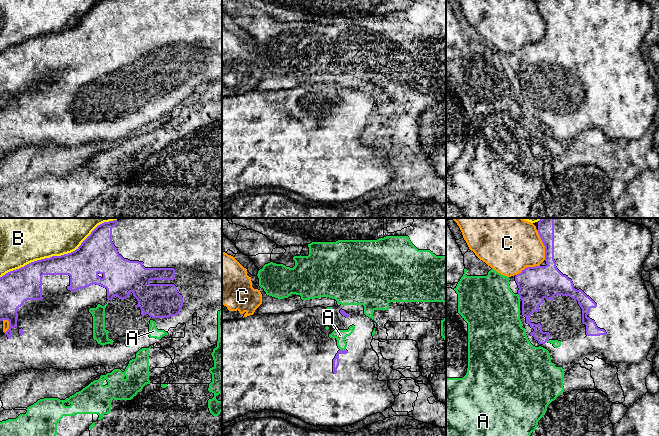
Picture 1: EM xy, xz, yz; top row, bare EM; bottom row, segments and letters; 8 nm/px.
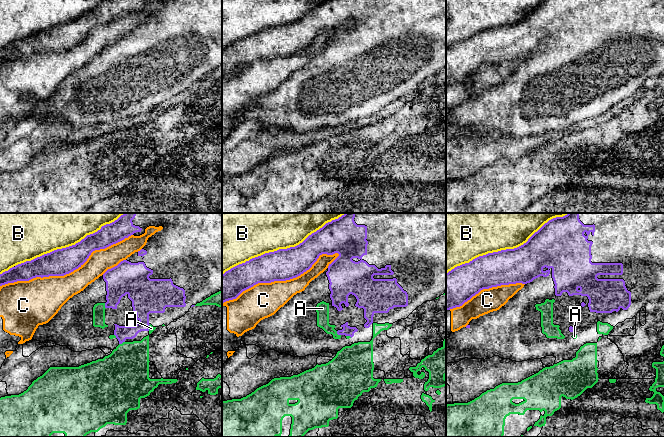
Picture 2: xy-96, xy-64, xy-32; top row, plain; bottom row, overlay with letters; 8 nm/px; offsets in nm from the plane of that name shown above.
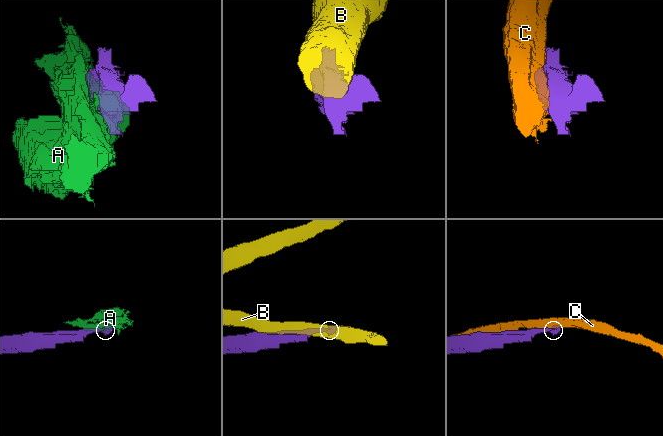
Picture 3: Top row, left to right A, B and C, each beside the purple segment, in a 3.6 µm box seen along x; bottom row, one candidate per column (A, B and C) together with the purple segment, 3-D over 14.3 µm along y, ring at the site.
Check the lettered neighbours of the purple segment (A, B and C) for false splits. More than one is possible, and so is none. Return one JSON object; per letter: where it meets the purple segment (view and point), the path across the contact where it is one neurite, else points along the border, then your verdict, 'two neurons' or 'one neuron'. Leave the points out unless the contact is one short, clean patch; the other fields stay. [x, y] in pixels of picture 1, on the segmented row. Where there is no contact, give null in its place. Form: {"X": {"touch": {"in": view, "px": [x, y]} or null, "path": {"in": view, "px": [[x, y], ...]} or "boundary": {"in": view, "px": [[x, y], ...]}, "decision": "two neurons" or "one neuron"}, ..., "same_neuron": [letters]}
{"A": {"touch": {"in": "xz", "px": [343, 350]}, "decision": "two neurons"}, "B": {"touch": {"in": "xy", "px": [58, 256]}, "decision": "two neurons"}, "C": {"touch": {"in": "yz", "px": [544, 245]}, "decision": "two neurons"}, "same_neuron": []}

